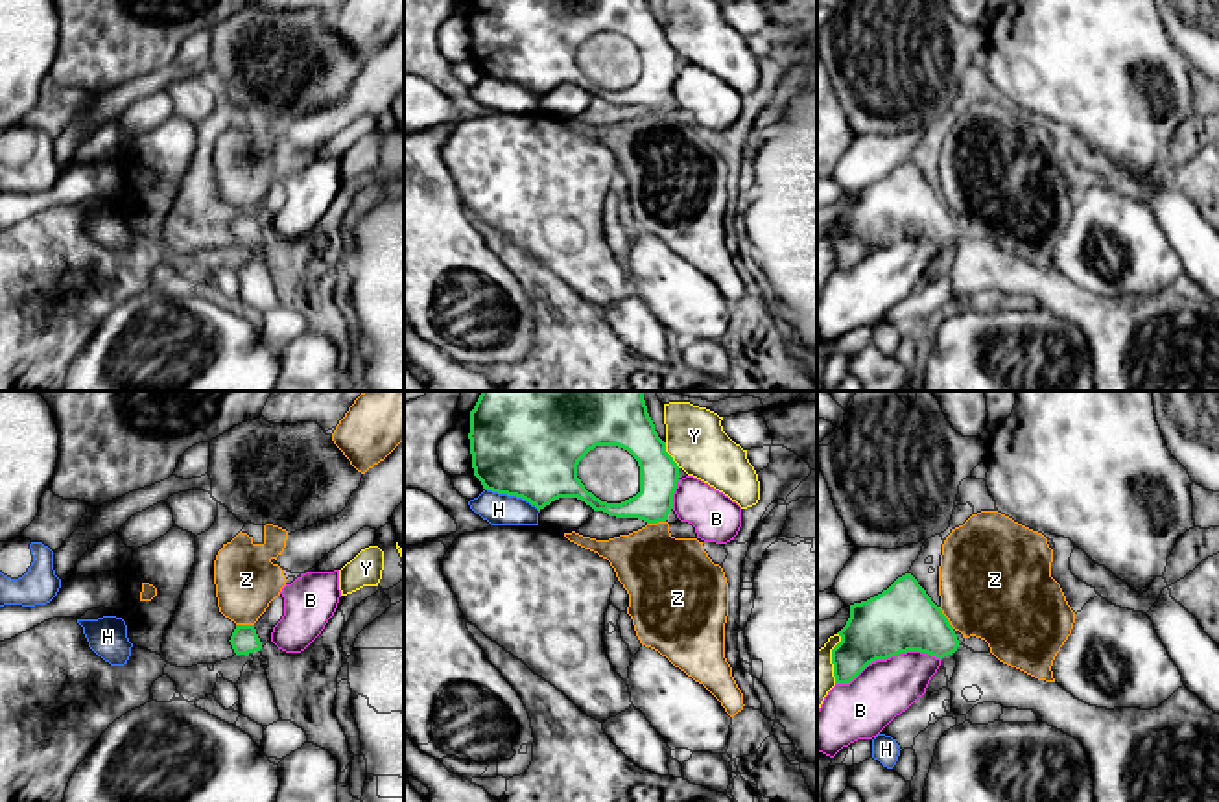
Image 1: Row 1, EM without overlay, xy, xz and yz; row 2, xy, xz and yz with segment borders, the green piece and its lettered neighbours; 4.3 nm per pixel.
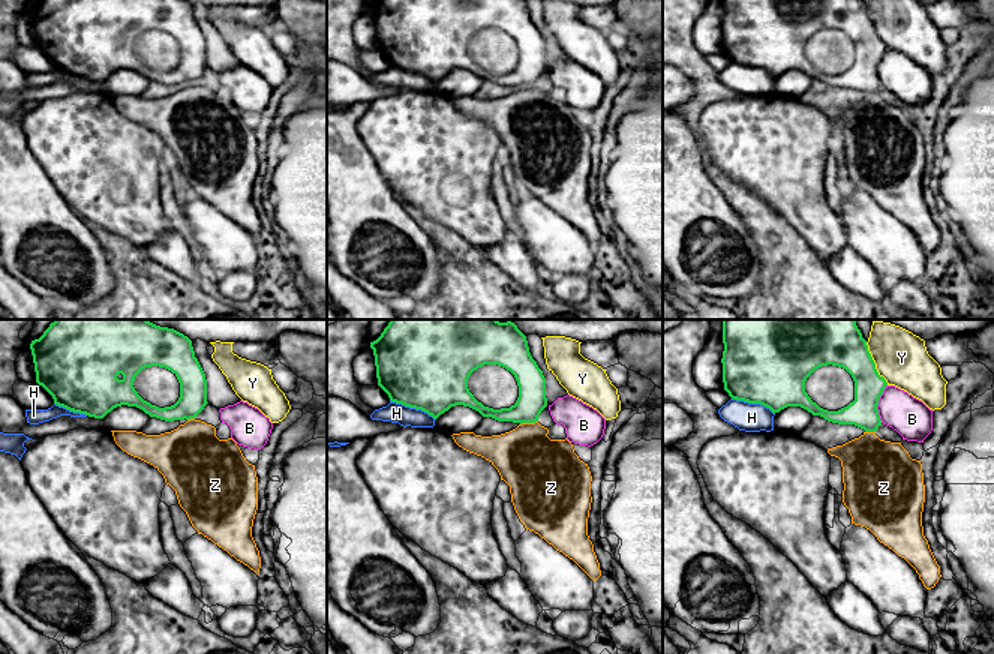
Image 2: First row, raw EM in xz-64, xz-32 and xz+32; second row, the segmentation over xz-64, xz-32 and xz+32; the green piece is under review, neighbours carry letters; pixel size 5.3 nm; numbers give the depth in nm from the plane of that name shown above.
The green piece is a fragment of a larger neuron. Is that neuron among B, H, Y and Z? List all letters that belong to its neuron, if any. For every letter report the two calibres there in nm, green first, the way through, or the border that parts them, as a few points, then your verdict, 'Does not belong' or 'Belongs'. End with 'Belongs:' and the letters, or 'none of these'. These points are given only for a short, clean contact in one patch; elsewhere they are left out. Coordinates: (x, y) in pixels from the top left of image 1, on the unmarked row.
B: Thickness 300 nm (green) against 260 nm. Does not belong
H: Thickness 380 nm (green) against 140 nm. Does not belong
Y: Thickness 180 nm (green) against 260 nm. Does not belong
Z: Thickness 300 nm (green) against 480 nm. Boundary: yz (937, 194), (954, 214). Does not belong
Belongs: none of these

